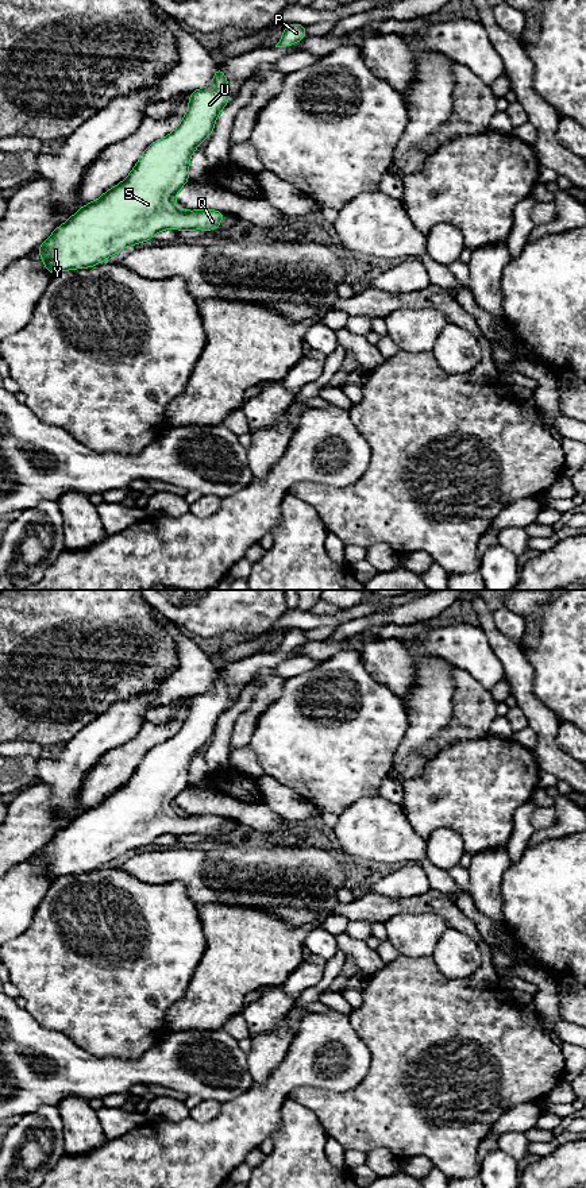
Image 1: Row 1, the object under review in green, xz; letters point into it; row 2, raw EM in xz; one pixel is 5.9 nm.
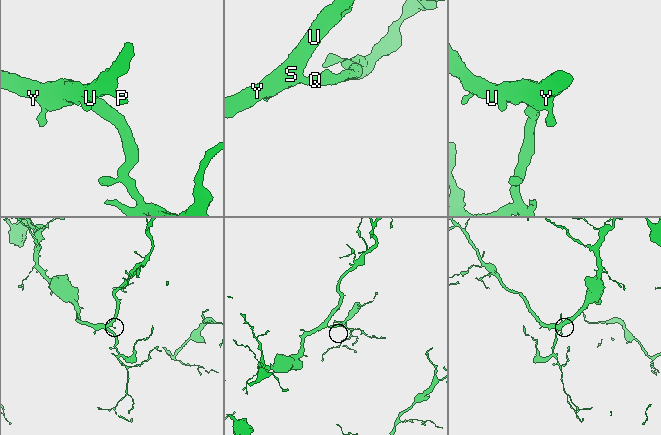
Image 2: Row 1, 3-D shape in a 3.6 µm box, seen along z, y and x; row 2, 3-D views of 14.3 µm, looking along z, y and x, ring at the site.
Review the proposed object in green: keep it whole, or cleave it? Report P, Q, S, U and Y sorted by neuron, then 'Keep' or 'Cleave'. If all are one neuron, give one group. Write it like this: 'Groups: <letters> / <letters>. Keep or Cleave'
Groups: P Q S U Y. Keep

